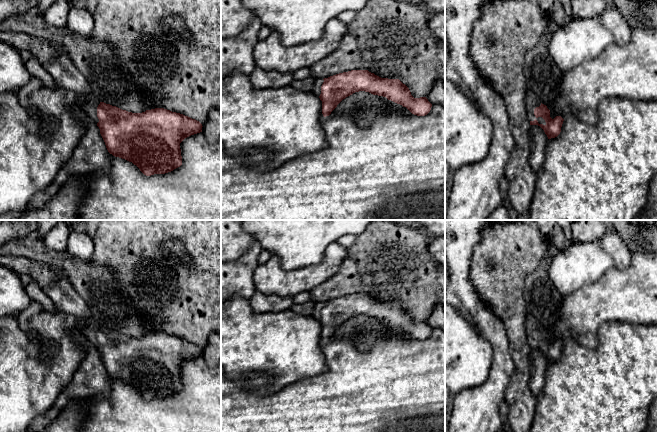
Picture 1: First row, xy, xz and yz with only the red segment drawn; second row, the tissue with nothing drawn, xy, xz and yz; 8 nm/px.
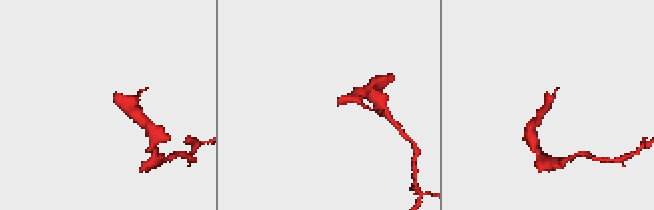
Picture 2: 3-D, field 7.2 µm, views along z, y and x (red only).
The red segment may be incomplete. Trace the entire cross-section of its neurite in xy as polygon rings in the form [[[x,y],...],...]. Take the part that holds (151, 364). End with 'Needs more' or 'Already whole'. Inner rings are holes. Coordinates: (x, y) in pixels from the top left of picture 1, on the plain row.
[[[0,256],[0,264],[19,275],[28,274],[50,297],[58,311],[85,322],[81,332],[97,347],[110,378],[136,389],[146,399],[165,398],[182,389],[180,367],[187,361],[202,356],[202,348],[180,337],[164,332],[132,337],[98,325],[83,298],[75,291],[67,275],[48,263],[37,263],[26,257]]]. Needs more

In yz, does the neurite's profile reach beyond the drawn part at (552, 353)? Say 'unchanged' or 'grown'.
grown

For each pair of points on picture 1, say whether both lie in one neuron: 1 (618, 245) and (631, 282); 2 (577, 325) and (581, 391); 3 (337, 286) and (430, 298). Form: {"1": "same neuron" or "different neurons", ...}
{"1": "different neurons", "2": "different neurons", "3": "same neuron"}

